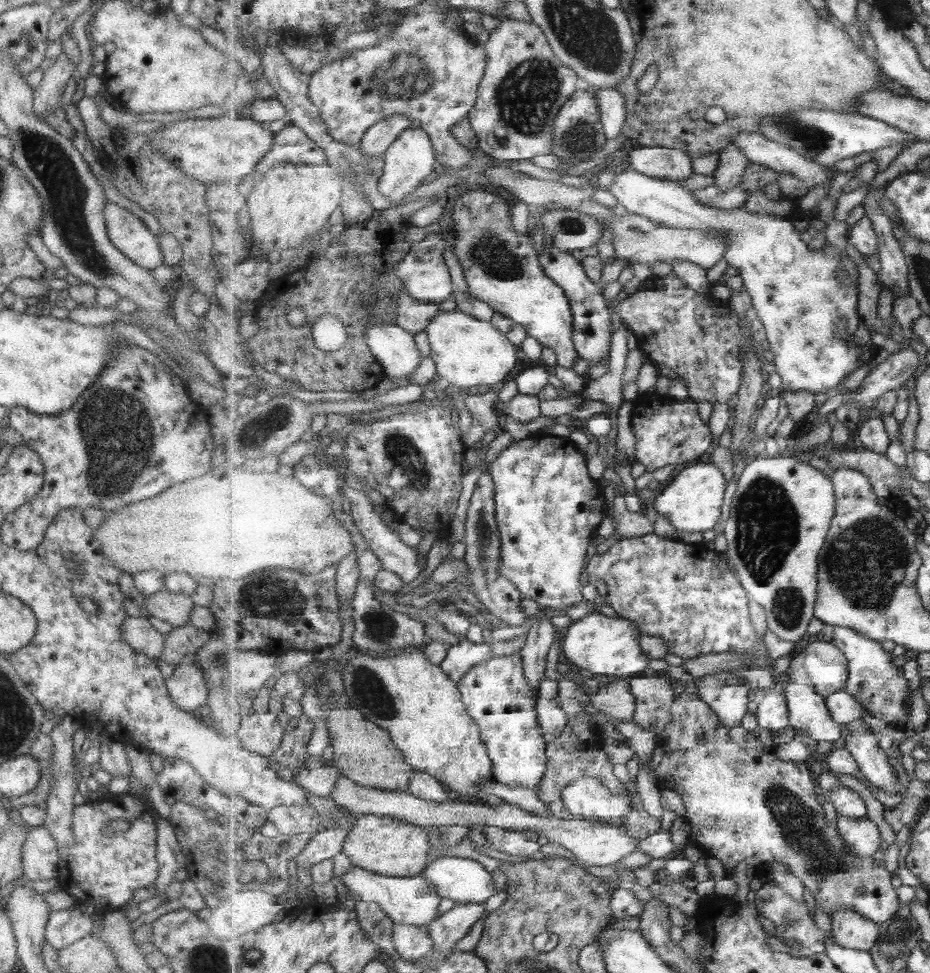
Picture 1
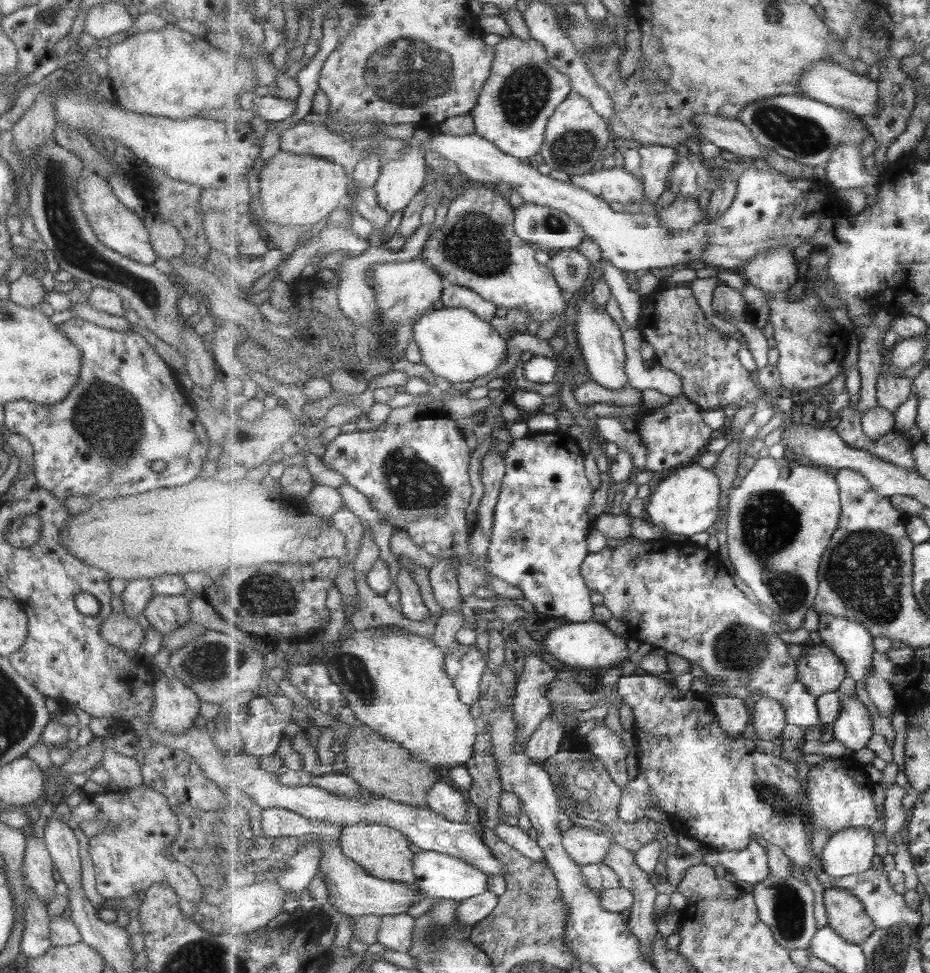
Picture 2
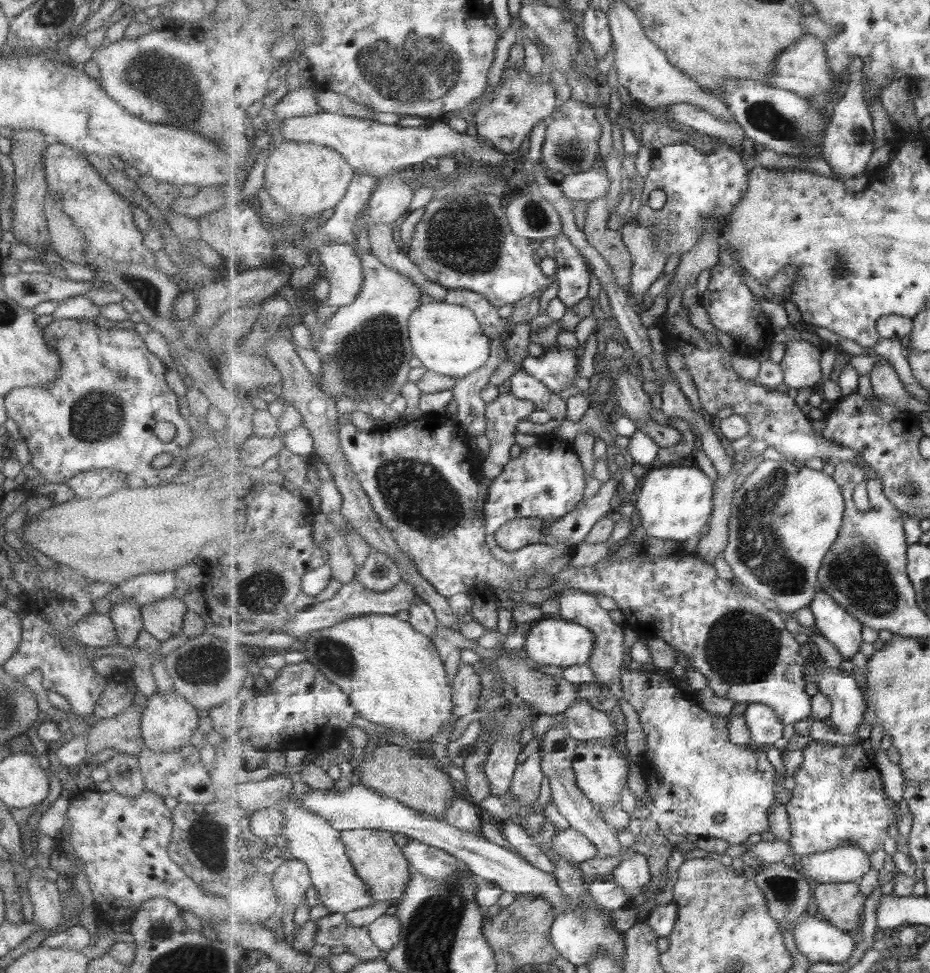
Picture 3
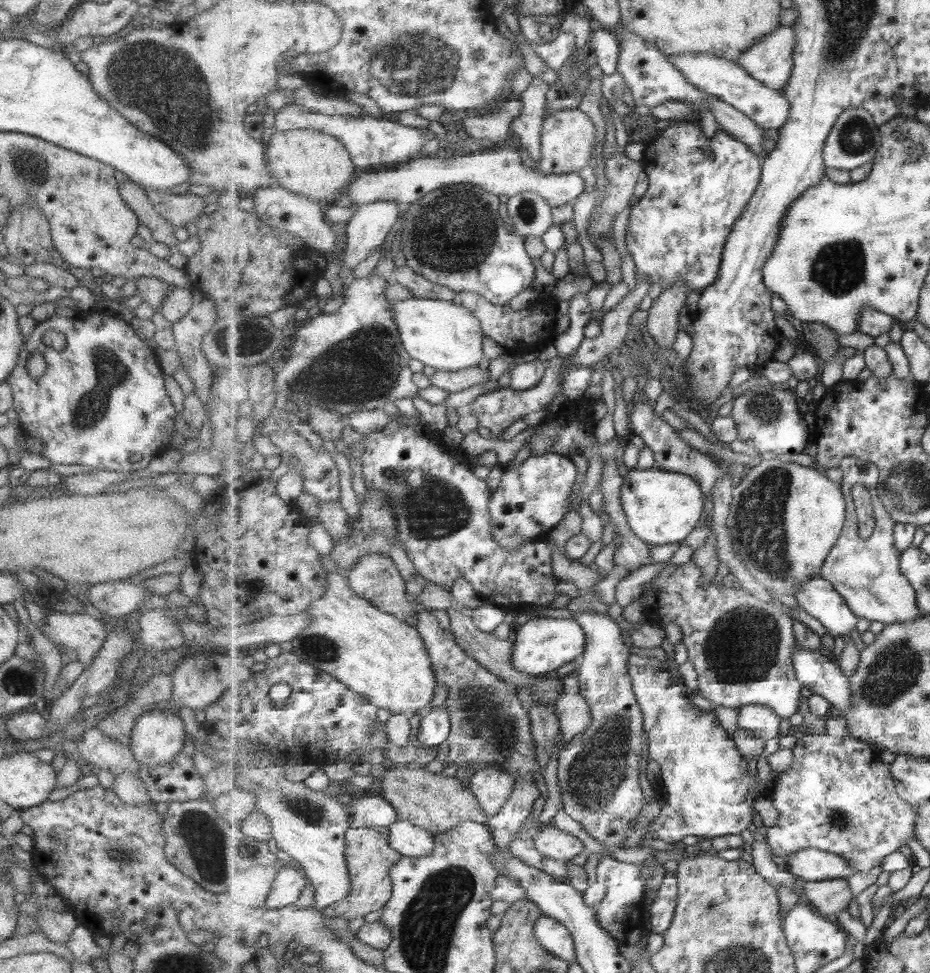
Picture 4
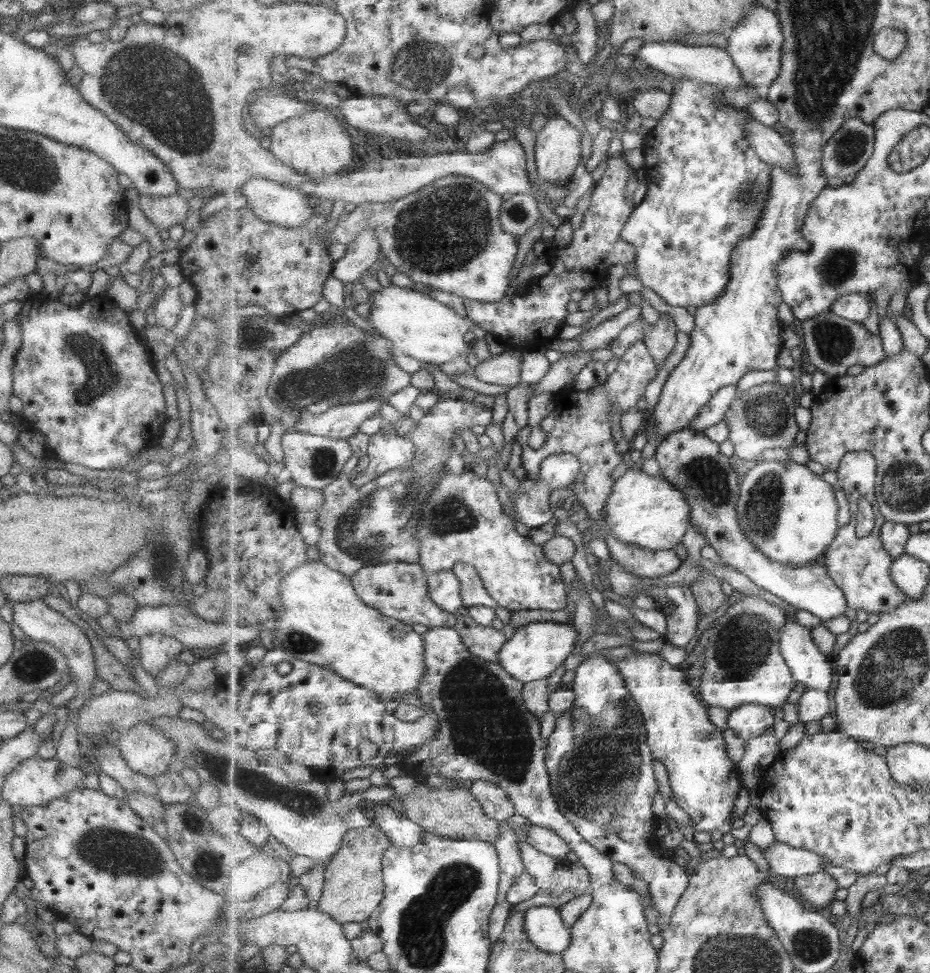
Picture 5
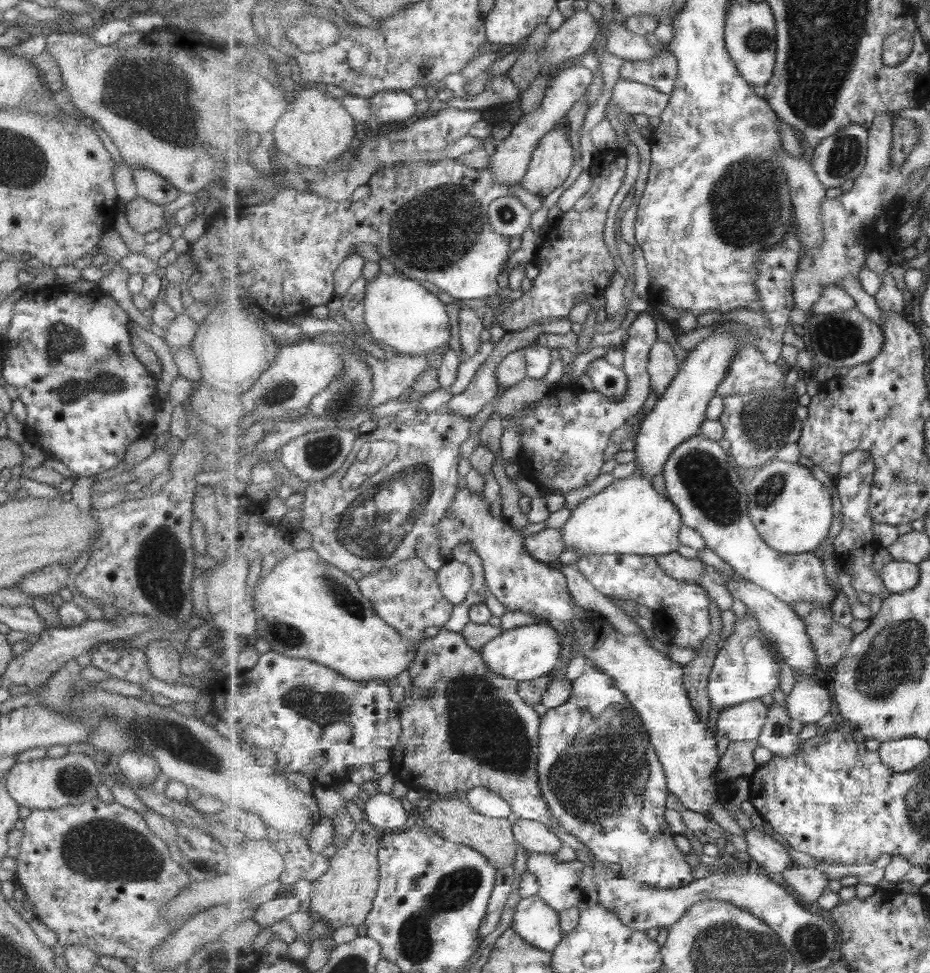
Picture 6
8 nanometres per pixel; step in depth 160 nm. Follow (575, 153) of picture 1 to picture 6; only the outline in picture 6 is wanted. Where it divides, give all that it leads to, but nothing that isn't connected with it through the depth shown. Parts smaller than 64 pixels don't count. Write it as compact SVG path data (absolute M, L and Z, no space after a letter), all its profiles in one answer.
M564 123L545 134L529 164L527 175L521 182L522 188L538 197L549 196L565 184L575 164L575 150L569 140Z

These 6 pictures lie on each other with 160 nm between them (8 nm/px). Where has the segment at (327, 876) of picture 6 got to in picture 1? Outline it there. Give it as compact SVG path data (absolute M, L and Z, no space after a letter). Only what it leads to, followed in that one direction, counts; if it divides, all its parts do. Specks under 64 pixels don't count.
M357 815L344 842L342 852L352 865L388 877L411 877L422 874L429 859L429 848L433 846L430 835L423 826L415 826L387 815Z

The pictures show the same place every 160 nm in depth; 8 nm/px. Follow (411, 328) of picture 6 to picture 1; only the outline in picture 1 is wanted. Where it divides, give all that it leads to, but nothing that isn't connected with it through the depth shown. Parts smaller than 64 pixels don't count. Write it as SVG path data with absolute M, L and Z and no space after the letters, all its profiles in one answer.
M457 309L442 312L431 319L426 328L430 345L429 357L435 362L436 378L455 387L471 388L488 384L499 387L519 360L519 348L511 344L505 333L491 324Z

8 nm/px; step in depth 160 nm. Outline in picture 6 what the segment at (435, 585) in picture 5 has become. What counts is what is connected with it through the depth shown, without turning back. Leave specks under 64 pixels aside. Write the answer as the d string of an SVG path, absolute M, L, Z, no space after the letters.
M454 558L448 560L437 574L444 597L453 605L461 604L468 597L474 587L473 578L471 566Z

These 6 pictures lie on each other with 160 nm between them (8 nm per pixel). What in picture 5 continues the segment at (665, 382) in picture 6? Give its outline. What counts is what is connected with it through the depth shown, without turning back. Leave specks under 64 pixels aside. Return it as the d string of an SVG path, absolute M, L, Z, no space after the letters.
M661 315L659 322L655 326L650 326L644 336L644 341L658 366L663 366L667 362L667 358L673 354L675 344L677 344L678 330L671 315Z

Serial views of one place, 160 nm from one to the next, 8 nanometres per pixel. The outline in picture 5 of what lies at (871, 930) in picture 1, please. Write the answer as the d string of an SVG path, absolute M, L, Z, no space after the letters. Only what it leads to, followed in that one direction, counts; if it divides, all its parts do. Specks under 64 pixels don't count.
M826 871L797 877L794 884L803 898L817 908L827 907L829 902L835 900L835 892L839 890L837 882Z

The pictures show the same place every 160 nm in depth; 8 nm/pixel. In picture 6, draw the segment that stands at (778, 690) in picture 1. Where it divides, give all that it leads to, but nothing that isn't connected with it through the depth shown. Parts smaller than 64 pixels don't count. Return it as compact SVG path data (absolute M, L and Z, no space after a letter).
M760 699L744 702L721 710L717 719L717 729L728 740L759 739L768 721L769 708Z

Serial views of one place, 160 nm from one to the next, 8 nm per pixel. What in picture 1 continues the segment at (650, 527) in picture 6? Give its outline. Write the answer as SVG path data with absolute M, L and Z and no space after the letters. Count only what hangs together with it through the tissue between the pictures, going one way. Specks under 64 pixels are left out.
M696 462L685 467L670 480L662 493L656 497L654 509L669 521L675 530L705 534L713 530L719 518L723 516L721 506L725 500L725 490L727 490L727 480L715 464Z

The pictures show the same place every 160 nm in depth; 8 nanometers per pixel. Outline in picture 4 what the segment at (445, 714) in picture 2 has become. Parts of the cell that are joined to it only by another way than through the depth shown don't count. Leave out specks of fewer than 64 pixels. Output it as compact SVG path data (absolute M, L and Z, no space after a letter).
M327 571L325 594L314 600L306 610L310 614L310 625L303 633L293 638L293 652L303 662L311 663L321 670L334 675L351 690L367 697L372 705L386 708L393 714L423 716L430 710L429 702L433 698L433 690L437 688L434 665L427 651L427 646L417 627L409 626L403 618L397 618L385 610L376 607L367 599L357 596L345 580L346 574Z

